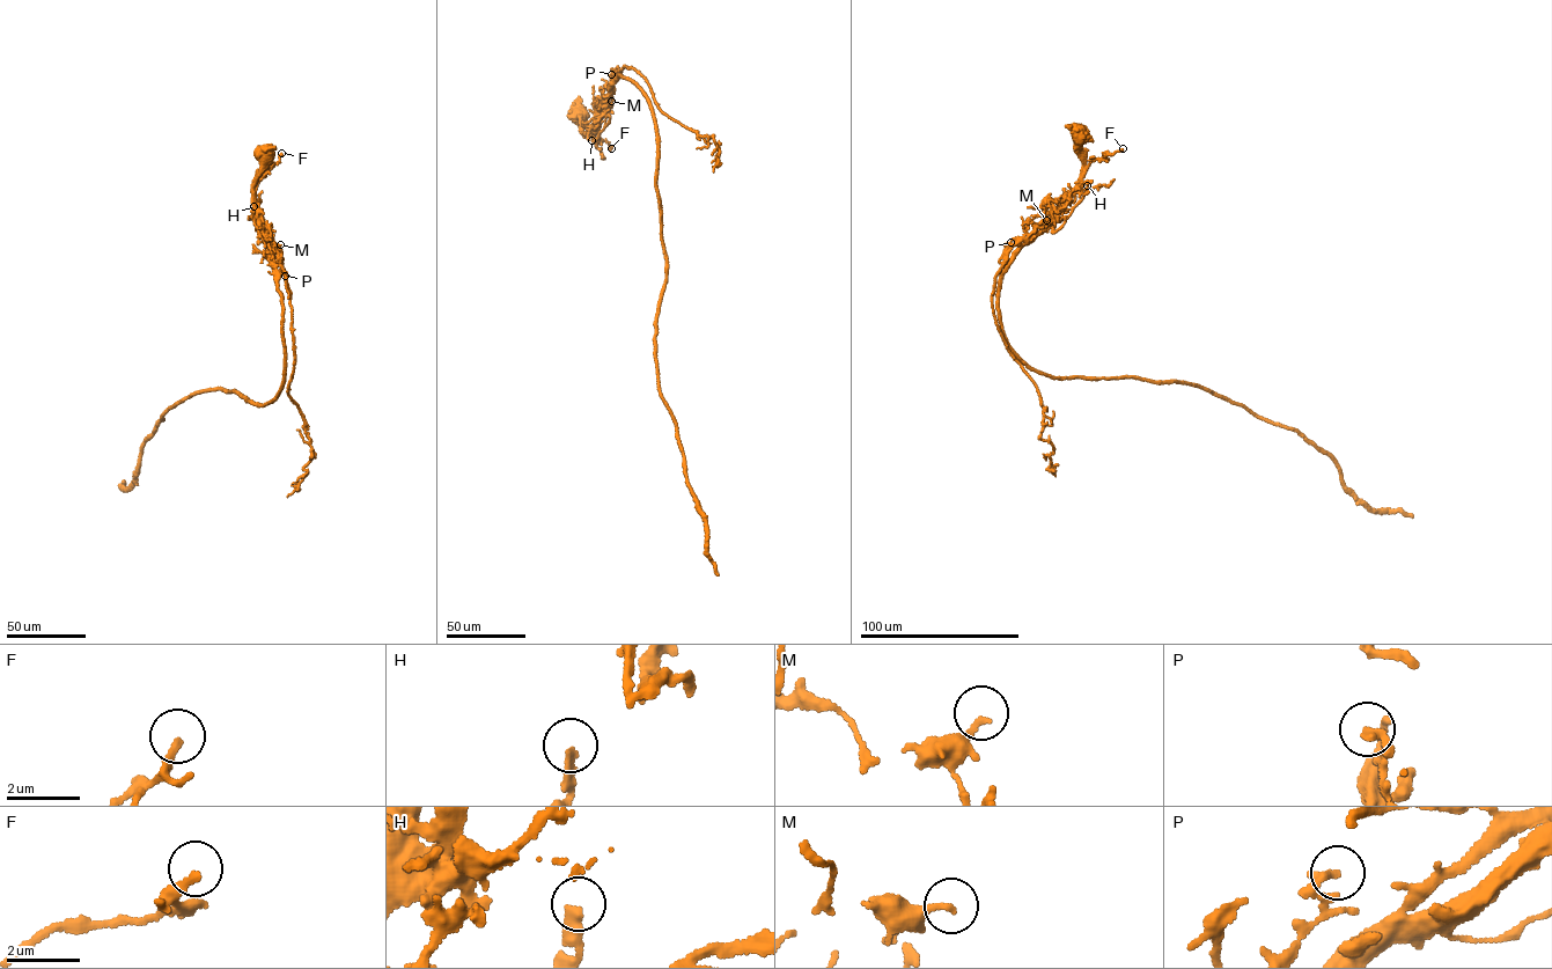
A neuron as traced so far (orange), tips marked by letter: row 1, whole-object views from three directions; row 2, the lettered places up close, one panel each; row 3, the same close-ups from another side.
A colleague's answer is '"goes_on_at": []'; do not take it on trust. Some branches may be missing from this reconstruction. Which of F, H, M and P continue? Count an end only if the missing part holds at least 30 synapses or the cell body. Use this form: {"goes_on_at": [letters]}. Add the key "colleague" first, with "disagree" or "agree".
{"colleague": "disagree", "goes_on_at": ["H"]}

